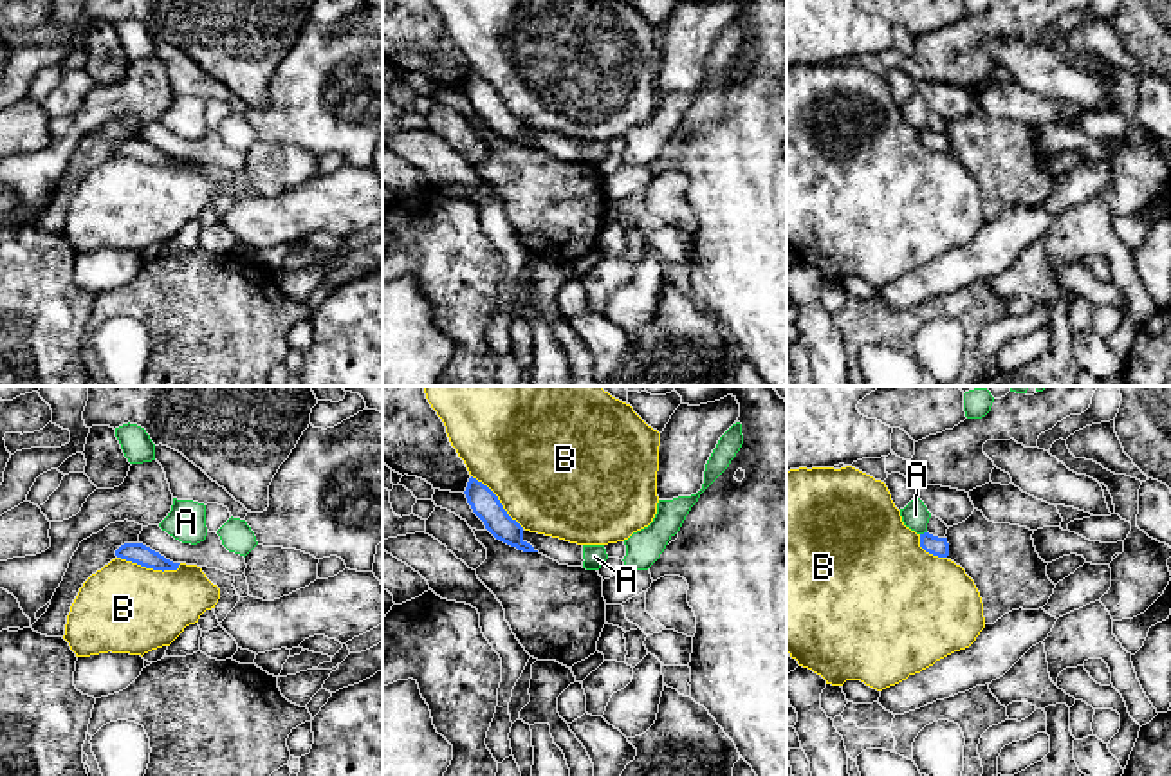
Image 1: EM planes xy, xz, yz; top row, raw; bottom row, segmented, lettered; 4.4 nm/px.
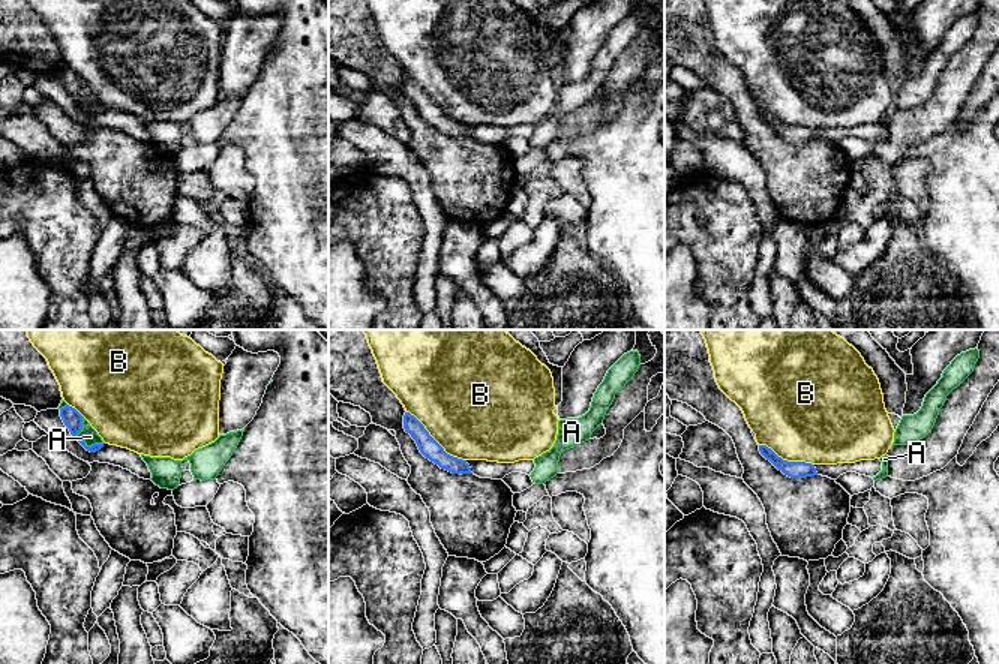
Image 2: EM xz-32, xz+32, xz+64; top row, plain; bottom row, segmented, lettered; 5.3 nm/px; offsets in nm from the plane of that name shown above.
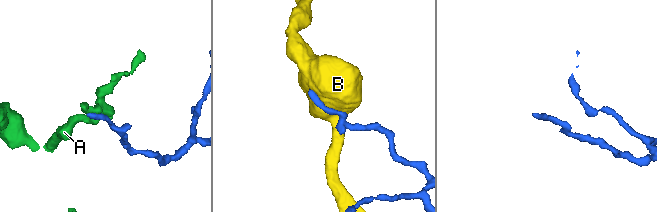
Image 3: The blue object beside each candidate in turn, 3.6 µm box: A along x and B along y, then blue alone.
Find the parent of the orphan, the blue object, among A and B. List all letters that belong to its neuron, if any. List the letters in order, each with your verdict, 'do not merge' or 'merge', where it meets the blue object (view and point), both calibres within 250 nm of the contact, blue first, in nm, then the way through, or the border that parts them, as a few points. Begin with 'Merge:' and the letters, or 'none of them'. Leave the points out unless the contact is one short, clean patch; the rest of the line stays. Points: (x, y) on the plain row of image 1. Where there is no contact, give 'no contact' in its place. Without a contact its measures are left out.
Merge: none of them
A: do not merge; contact yz (924, 129); calibres 90 and 120 nm; border yz (926, 127), (921, 130)
B: do not merge; contact xy (150, 163); calibres 90 and 400 nm

